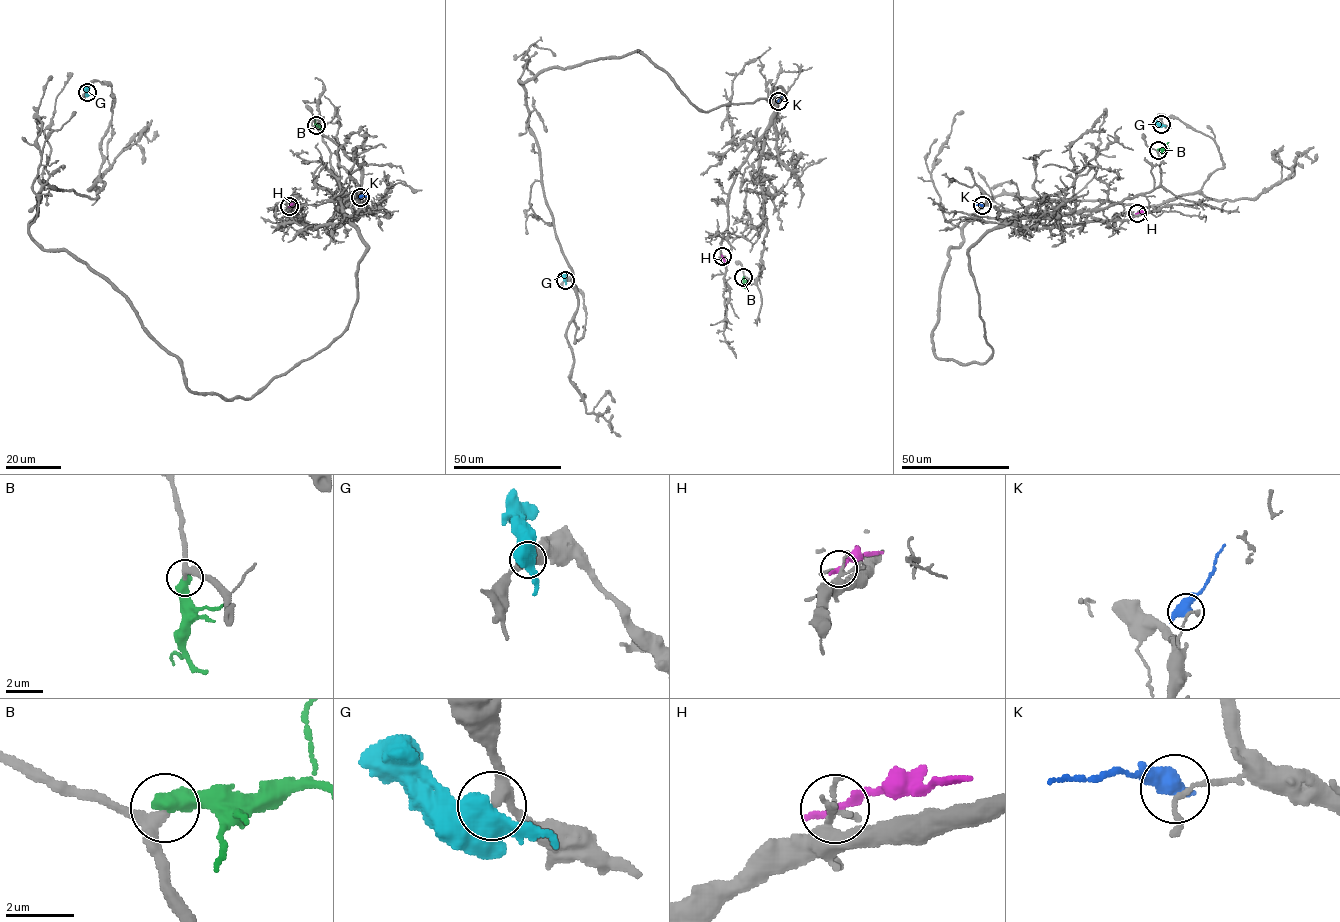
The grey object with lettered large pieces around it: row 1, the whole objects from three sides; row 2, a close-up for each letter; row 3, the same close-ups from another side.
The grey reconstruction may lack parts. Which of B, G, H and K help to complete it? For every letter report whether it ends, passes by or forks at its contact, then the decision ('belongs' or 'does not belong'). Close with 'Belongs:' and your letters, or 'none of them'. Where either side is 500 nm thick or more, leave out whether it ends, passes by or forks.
B: belongs
G: does not belong
H: it ends there; does not belong
K: does not belong
Belongs: B

